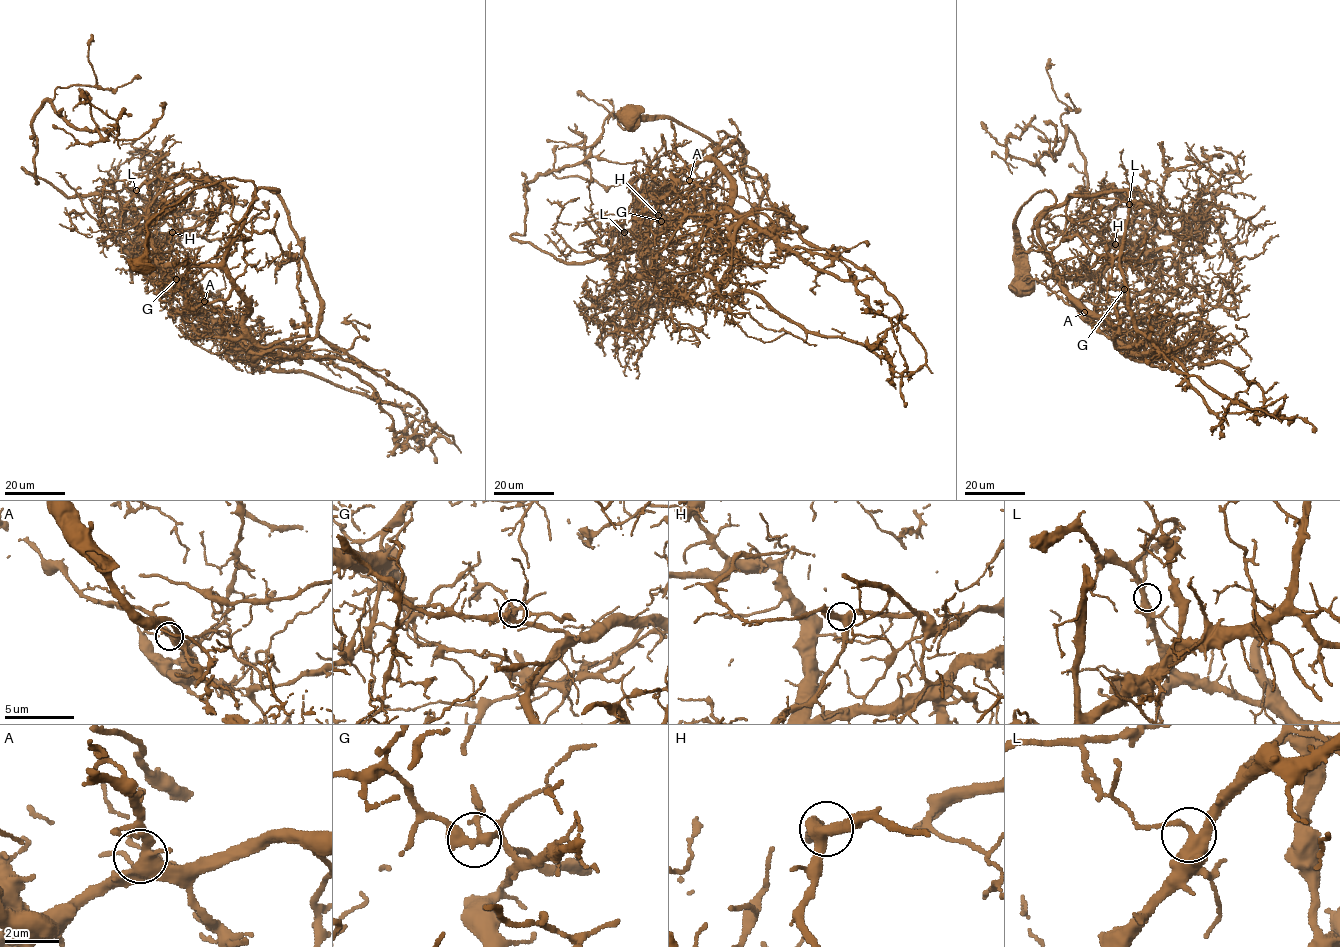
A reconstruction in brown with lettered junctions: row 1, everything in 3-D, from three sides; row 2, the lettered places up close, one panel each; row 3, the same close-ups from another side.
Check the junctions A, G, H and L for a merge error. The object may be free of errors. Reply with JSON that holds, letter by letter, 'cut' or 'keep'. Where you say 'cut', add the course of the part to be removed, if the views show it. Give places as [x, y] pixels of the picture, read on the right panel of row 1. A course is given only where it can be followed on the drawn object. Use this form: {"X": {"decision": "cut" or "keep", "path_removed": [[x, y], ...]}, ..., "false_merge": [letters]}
{"A": {"decision": "keep"}, "G": {"decision": "cut", "path_removed": [[1124, 289], [1178, 285], [1184, 233], [1135, 191], [1101, 207], [1067, 128], [1031, 163], [981, 121]]}, "H": {"decision": "keep"}, "L": {"decision": "keep"}, "false_merge": ["G"]}

